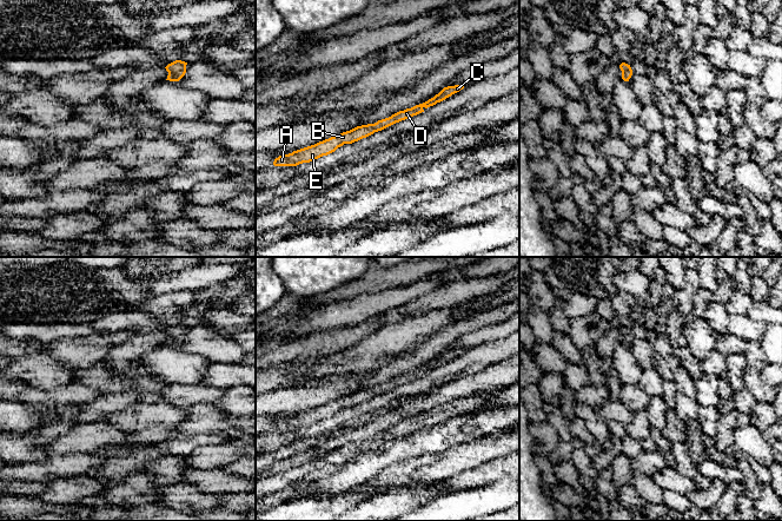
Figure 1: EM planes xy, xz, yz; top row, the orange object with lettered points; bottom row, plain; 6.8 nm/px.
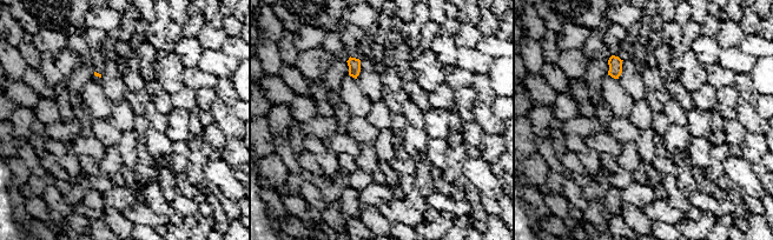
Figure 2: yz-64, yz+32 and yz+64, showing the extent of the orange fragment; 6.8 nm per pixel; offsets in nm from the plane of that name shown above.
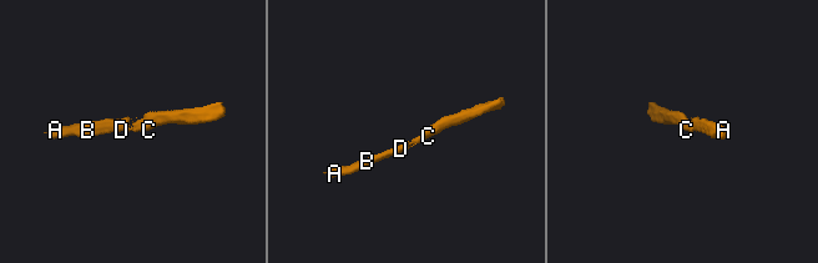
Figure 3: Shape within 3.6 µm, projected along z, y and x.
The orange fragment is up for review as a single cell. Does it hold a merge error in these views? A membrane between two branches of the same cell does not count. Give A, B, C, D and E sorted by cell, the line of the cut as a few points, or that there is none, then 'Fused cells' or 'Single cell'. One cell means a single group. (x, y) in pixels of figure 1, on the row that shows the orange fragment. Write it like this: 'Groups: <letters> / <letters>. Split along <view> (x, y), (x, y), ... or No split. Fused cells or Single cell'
Groups: A B C D E. No split. Single cell

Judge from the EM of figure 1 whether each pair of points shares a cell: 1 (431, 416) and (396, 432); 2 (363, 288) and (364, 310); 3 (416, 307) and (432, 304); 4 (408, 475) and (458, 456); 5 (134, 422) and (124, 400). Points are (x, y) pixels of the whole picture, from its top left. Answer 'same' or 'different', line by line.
1: same
2: different
3: same
4: same
5: different

